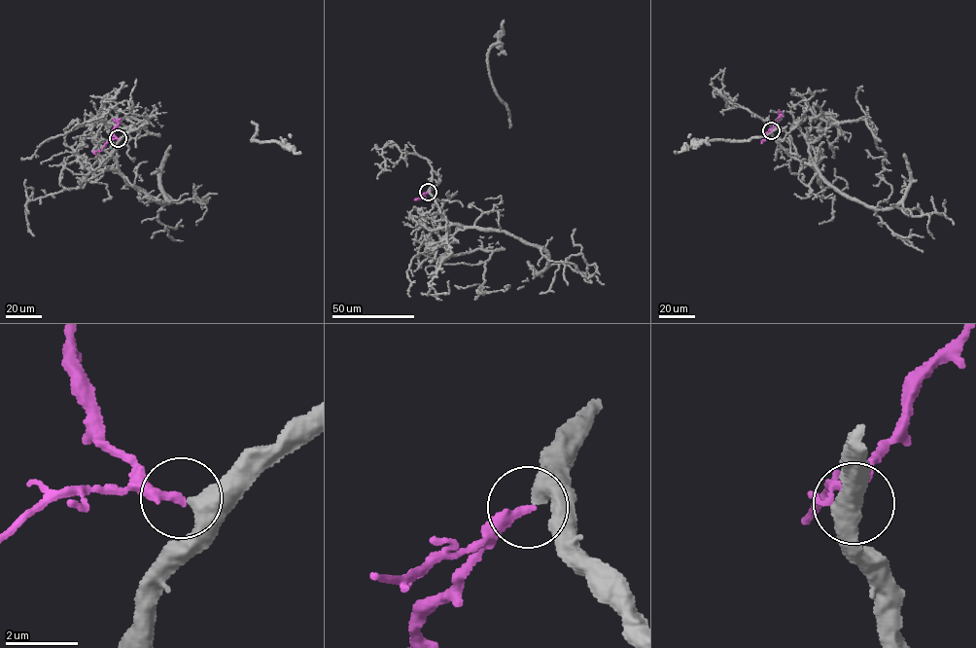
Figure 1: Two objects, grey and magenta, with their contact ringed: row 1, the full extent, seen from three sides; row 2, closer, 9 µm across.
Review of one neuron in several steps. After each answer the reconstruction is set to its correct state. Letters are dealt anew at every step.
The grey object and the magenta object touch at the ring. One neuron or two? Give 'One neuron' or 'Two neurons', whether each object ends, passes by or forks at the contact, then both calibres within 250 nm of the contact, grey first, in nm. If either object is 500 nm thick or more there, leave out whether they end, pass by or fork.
One neuron. At the ring grey passes by. At the ring magenta ends. Thickness 420 nm (grey) against 320 nm

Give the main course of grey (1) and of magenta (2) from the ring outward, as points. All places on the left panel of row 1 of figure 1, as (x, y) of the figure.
1: (119, 138), (107, 168), (117, 162), (85, 122), (140, 128), (156, 114), (251, 121), (251, 139), (300, 153)
2: (119, 138), (110, 139), (101, 151), (94, 151), (96, 154)

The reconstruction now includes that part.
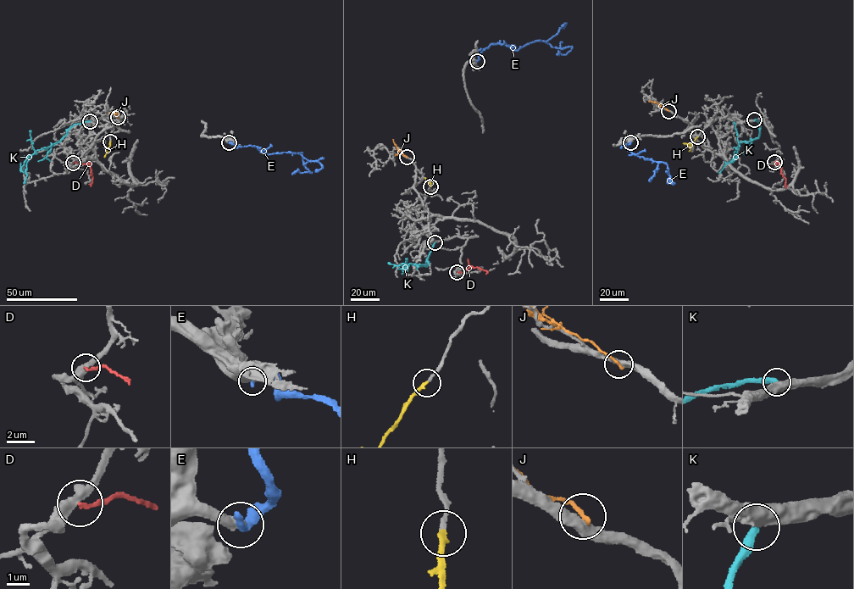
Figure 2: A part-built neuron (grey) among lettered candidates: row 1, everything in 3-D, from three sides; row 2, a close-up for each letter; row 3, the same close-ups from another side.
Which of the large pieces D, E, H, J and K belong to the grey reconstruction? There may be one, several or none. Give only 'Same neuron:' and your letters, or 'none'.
Same neuron: H

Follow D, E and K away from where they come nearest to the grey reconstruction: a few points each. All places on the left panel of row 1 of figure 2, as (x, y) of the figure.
D: (73, 163), (89, 164), (92, 177), (90, 186)
E: (229, 142), (256, 146), (268, 154), (302, 152), (303, 163), (311, 172), (297, 169), (292, 175)
K: (90, 121), (75, 124), (59, 141), (31, 155), (26, 163), (24, 183)

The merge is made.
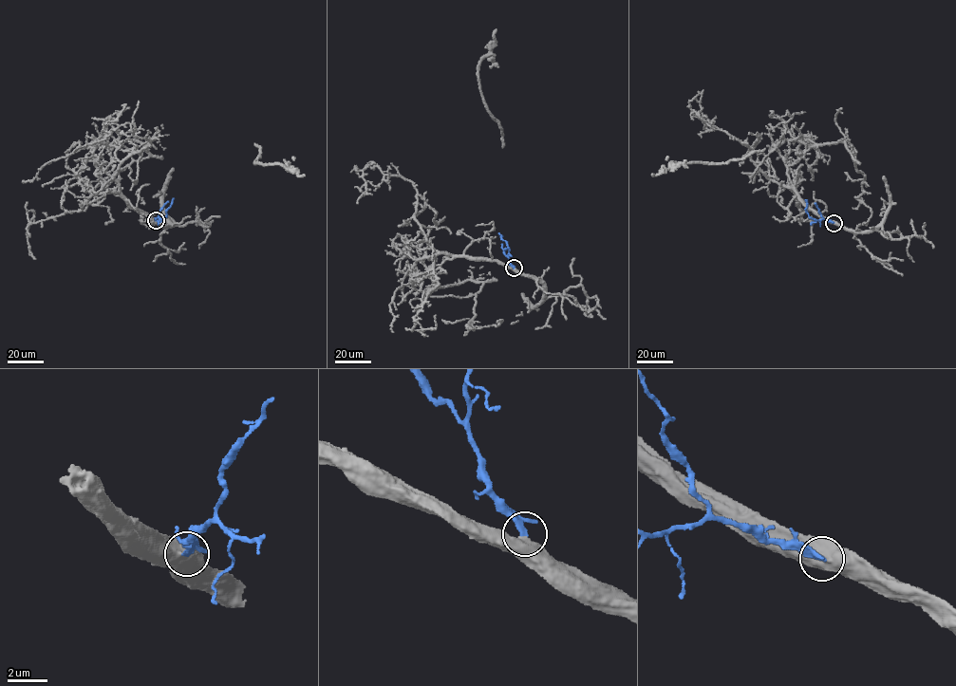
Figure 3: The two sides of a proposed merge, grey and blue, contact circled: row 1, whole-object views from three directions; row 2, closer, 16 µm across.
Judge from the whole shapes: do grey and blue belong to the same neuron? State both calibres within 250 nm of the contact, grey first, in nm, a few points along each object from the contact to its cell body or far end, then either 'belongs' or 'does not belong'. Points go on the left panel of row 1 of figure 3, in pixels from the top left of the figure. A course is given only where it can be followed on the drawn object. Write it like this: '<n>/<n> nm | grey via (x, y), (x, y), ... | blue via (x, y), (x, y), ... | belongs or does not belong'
700/240 nm | grey via (156, 220), (131, 208), (86, 144), (141, 151), (159, 136), (254, 143), (261, 147), (253, 161), (305, 176) | blue via (156, 220), (165, 217), (174, 198) | belongs

